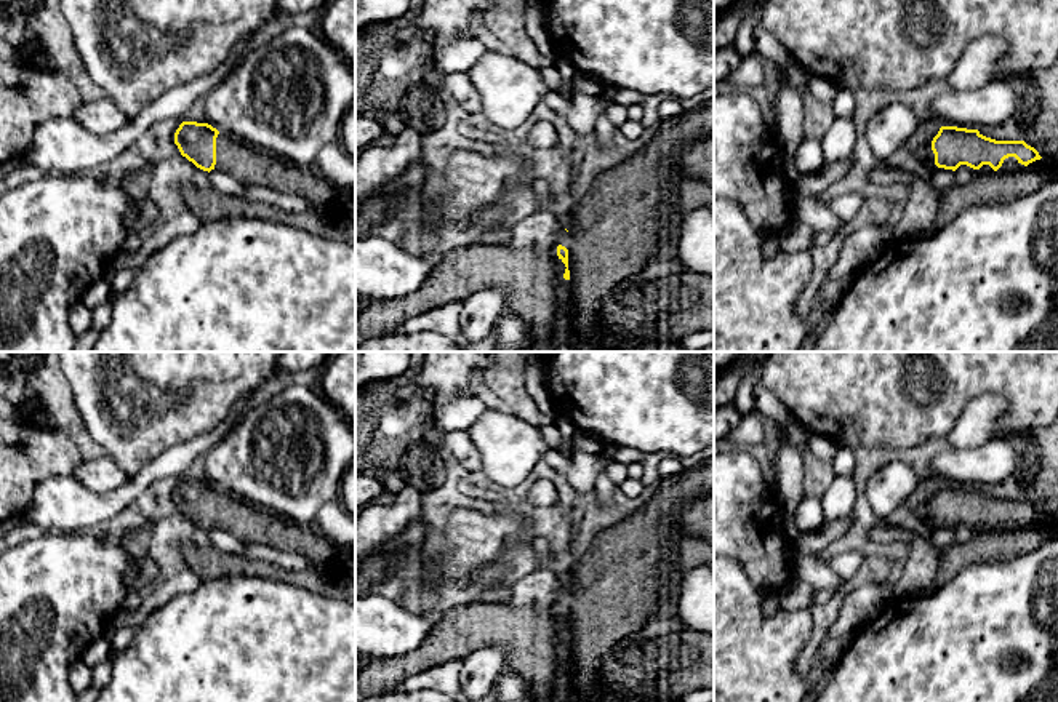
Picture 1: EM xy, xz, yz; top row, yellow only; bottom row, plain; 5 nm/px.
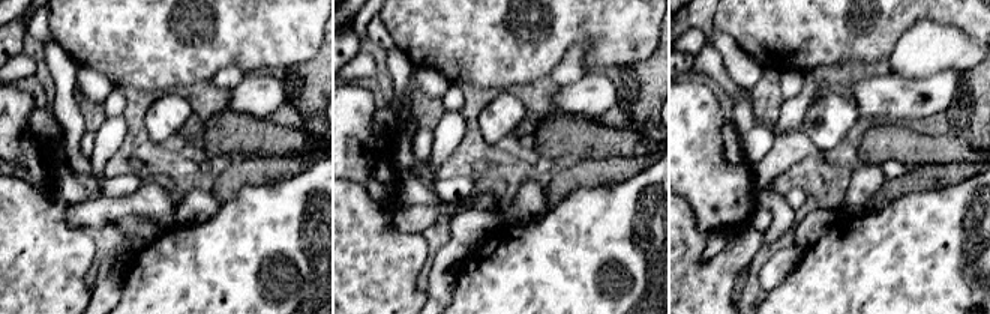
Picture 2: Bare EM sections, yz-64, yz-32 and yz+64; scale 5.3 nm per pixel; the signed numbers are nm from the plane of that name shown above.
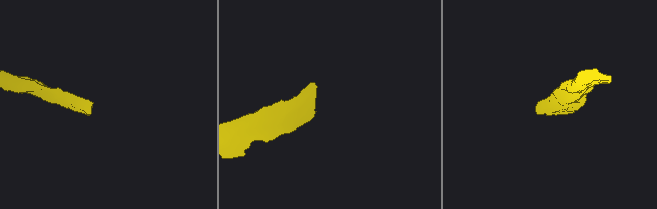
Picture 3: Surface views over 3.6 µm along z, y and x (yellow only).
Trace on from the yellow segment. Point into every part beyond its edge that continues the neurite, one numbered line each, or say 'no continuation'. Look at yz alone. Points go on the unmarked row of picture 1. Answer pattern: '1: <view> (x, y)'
1: yz (1010, 522)

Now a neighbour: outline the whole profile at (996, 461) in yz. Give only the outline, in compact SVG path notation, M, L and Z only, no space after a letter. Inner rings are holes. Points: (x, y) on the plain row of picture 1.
M1010 438L991 440L972 449L948 448L930 461L928 480L967 488L997 485L1013 477L1018 453L1020 441Z

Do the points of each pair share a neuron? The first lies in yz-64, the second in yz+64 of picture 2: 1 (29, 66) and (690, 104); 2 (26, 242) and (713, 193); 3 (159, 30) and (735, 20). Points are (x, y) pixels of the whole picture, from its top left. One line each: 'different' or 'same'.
1: different
2: different
3: same

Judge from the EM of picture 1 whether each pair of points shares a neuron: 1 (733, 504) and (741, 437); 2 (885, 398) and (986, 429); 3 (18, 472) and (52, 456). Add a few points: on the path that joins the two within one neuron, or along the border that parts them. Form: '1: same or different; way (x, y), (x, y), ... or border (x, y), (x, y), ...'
1: different; border (730, 446), (743, 448)
2: different; border (985, 394), (980, 394), (964, 408), (946, 435)
3: same; way (26, 464), (34, 456), (44, 456)

